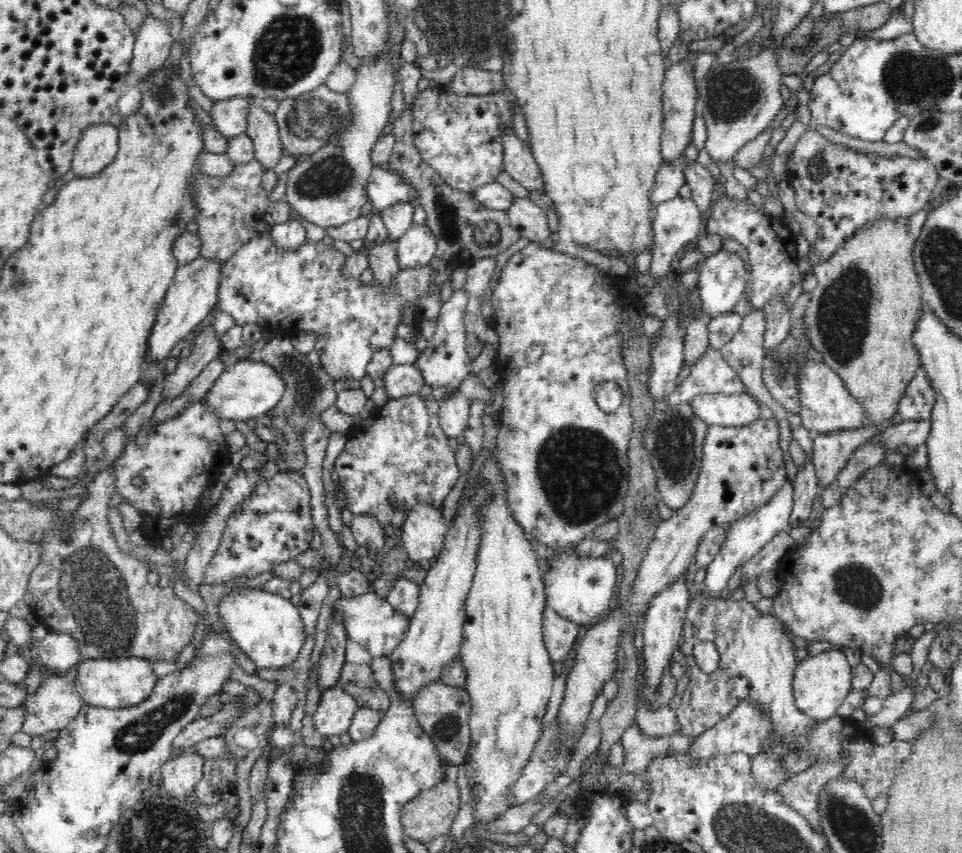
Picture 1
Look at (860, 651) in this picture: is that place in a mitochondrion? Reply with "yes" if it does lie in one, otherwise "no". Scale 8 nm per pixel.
no

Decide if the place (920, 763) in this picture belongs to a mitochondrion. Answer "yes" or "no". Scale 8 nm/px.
no

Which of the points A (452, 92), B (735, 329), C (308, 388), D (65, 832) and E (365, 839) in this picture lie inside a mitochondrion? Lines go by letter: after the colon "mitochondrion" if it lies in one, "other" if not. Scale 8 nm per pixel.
A: other
B: other
C: mitochondrion
D: other
E: mitochondrion

